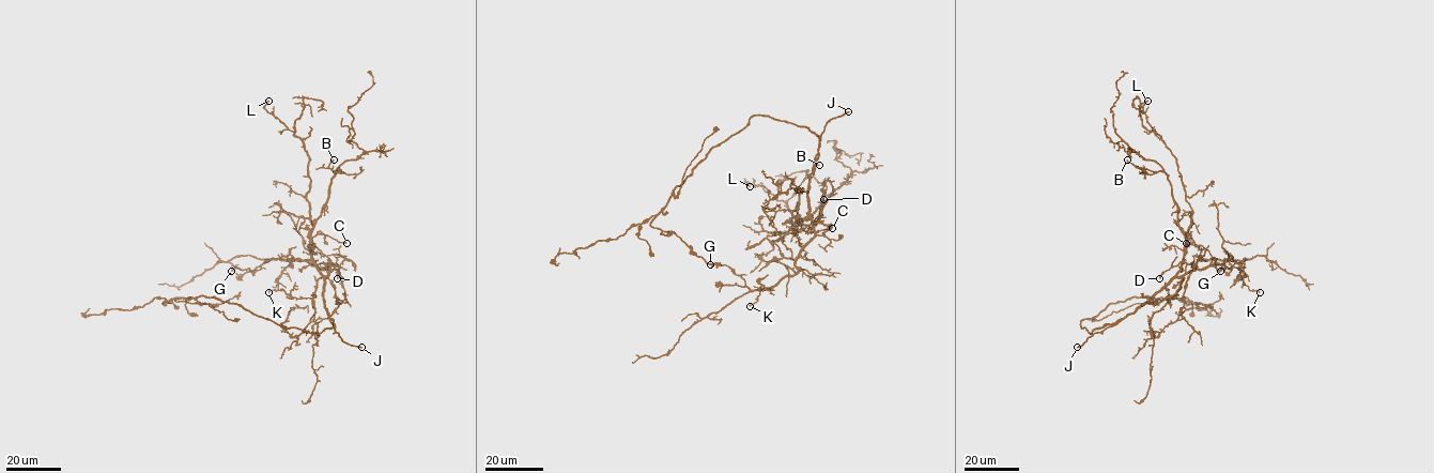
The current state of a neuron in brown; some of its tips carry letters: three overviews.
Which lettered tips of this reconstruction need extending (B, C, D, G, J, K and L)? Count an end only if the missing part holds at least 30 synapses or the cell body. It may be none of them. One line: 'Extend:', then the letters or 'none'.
Extend: J

